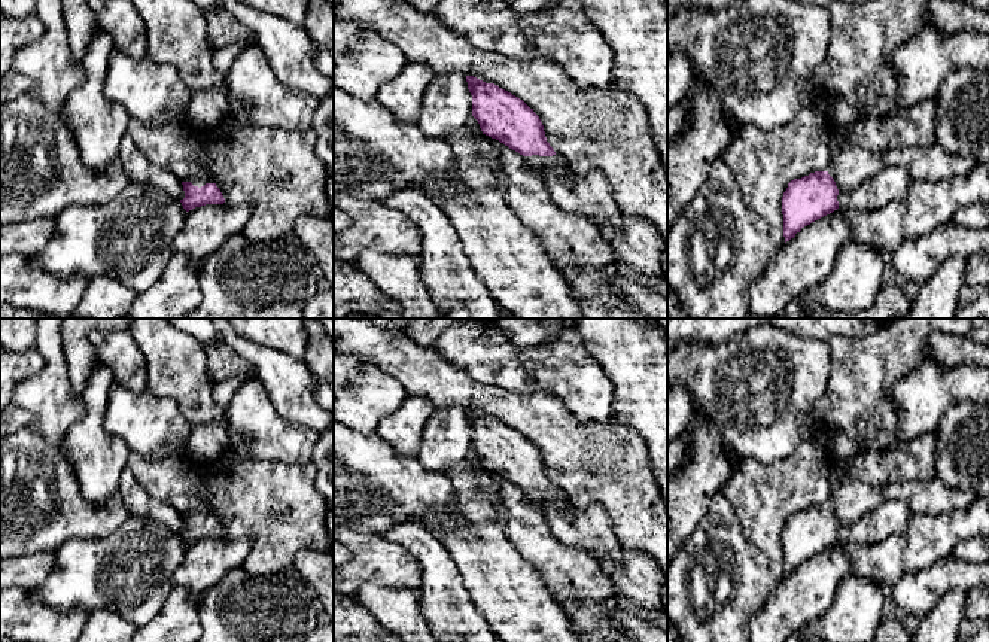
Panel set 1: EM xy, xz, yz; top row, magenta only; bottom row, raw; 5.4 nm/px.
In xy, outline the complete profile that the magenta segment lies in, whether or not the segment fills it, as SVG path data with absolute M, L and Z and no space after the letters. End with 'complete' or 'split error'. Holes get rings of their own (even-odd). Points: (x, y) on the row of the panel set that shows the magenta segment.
M131 118L127 134L153 167L168 170L182 180L185 198L180 203L186 212L225 203L213 176L201 165L212 155L207 136L188 124L147 127Z | split error

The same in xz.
M466 76L472 95L472 116L483 134L499 140L524 156L524 168L545 177L550 171L569 173L566 161L545 137L539 116L523 100L494 83Z | split error

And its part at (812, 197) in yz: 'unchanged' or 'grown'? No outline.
grown

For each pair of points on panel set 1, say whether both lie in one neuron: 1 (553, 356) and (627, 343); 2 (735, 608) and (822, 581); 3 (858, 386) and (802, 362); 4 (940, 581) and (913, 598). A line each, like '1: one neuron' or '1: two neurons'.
1: two neurons
2: two neurons
3: two neurons
4: one neuron

